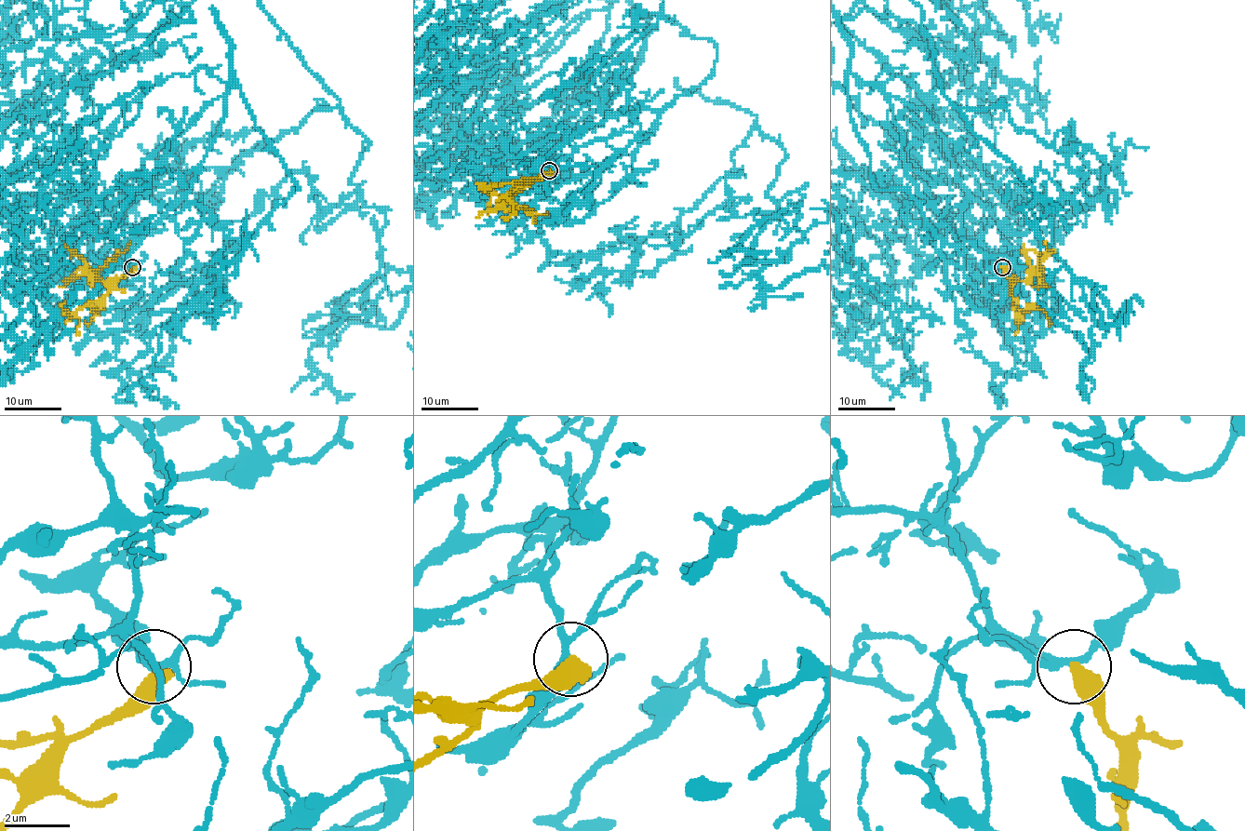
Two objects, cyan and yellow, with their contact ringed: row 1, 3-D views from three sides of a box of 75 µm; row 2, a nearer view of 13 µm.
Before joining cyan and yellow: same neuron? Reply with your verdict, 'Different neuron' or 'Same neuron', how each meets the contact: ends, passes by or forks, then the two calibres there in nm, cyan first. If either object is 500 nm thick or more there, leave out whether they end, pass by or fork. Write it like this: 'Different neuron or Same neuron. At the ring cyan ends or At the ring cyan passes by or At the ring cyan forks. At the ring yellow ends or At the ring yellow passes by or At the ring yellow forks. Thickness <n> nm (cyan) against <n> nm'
Same neuron. Thickness 180 nm (cyan) against 550 nm

